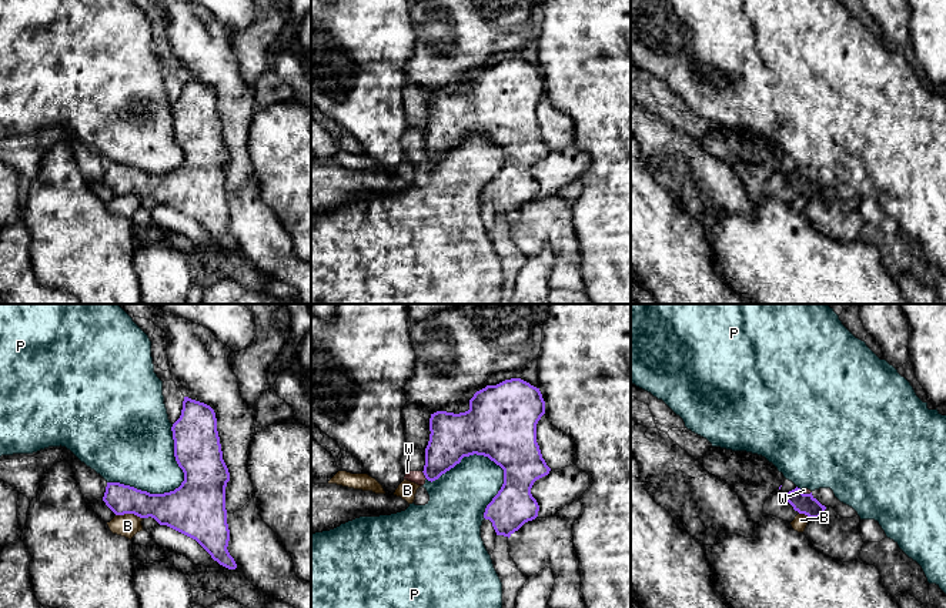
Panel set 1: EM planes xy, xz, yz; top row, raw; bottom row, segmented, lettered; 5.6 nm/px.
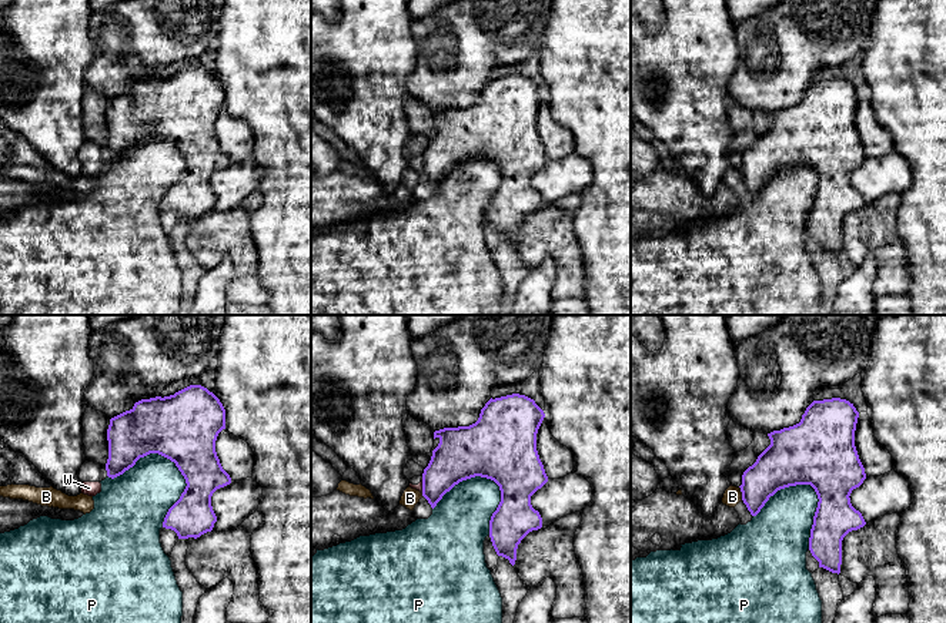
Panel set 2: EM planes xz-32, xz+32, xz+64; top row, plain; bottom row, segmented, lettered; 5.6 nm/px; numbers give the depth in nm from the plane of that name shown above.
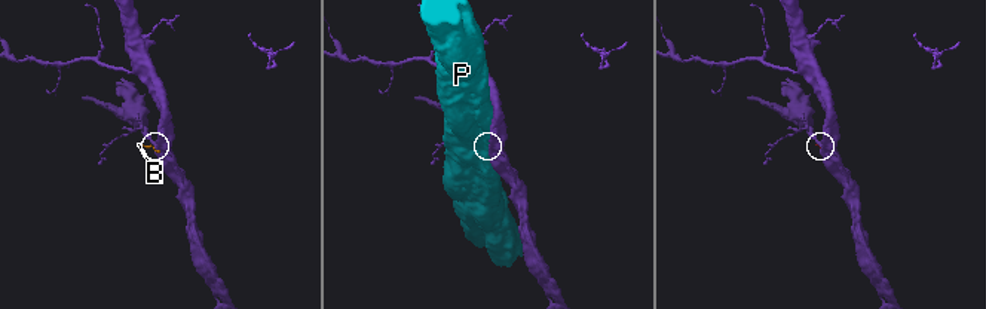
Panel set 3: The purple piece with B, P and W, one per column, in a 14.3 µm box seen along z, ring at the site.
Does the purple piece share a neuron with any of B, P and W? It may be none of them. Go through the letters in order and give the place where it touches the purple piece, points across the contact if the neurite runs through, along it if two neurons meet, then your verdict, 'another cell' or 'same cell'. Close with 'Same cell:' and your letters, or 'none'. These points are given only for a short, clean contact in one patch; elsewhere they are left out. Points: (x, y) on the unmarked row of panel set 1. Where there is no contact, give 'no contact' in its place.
B: meets purple in xy at (129, 193); border along xy (116, 194), (136, 194), (141, 199); another cell
P: meets purple in xy at (174, 170); another cell
W: meets purple in xz at (424, 154); border along xz (421, 152), (427, 159); another cell
Same cell: none

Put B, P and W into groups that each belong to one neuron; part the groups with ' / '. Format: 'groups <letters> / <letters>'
groups B W / P

